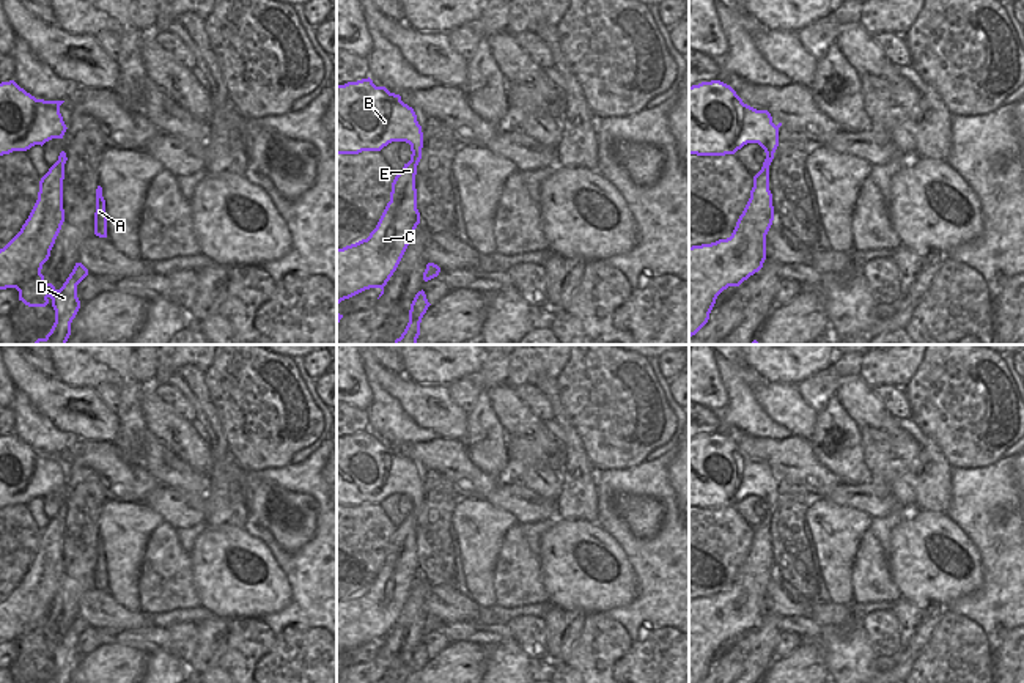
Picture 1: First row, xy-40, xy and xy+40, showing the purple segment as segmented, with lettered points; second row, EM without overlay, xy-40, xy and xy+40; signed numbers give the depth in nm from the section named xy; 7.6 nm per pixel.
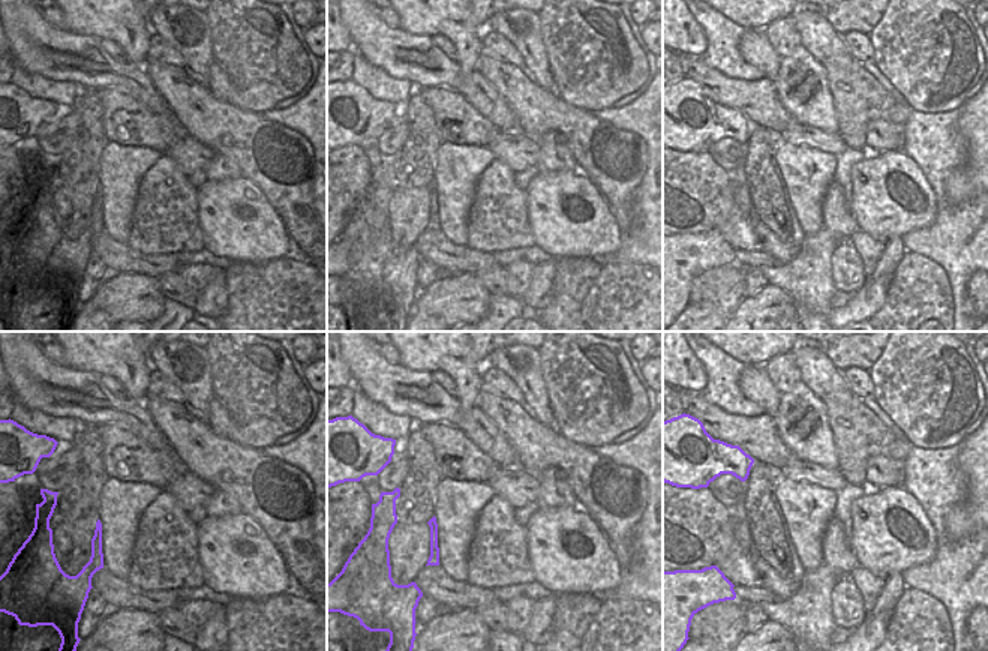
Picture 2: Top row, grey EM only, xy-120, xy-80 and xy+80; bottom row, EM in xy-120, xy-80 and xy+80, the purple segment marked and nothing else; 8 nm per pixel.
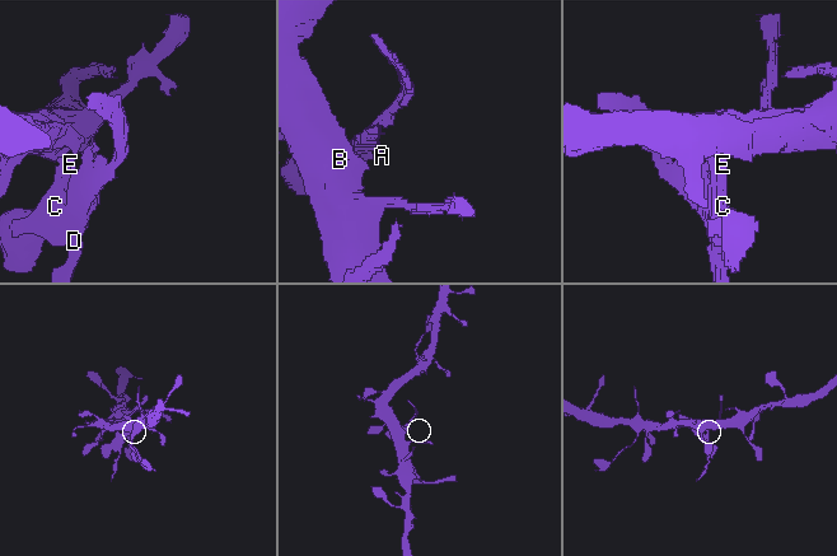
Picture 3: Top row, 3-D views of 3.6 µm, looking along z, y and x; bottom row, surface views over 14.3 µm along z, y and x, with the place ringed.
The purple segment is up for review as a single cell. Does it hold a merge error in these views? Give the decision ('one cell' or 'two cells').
two cells

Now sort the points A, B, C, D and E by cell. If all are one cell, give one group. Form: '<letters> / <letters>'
A C D E / B

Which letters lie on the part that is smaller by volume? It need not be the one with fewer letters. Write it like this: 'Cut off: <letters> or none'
Cut off: A, C, D, E

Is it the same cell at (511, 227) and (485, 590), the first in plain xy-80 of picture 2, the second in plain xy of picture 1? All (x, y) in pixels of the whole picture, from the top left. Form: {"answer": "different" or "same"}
{"answer": "different"}

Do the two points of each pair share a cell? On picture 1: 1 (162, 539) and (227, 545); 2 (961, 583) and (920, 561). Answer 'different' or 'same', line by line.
1: different
2: same

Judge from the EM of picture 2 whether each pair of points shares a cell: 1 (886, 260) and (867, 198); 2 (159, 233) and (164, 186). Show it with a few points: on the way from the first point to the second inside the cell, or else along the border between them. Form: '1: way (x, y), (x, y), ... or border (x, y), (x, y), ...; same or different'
1: border (859, 228), (879, 240), (901, 237); different
2: way (164, 221), (164, 198); same

